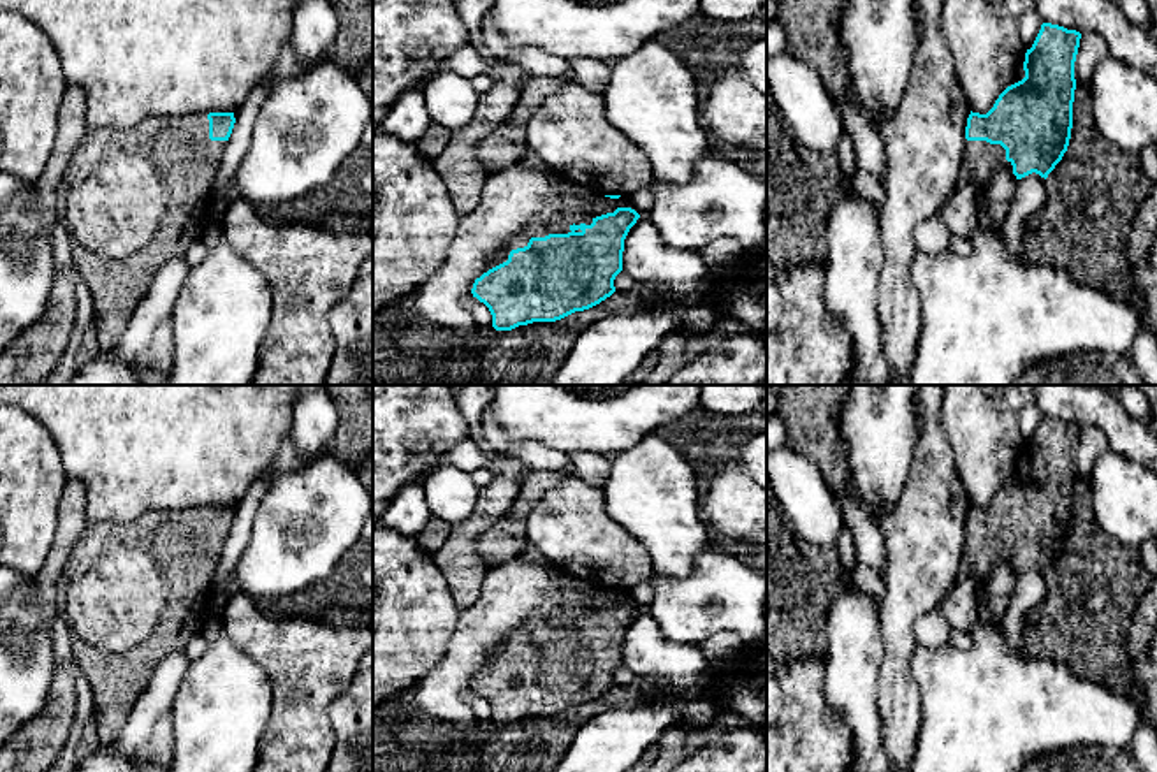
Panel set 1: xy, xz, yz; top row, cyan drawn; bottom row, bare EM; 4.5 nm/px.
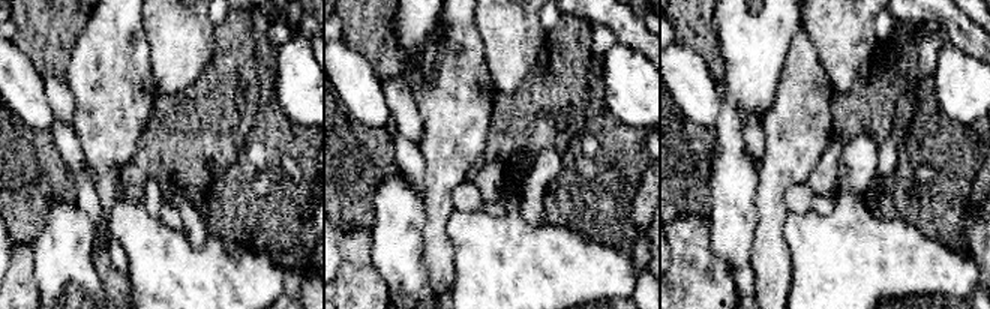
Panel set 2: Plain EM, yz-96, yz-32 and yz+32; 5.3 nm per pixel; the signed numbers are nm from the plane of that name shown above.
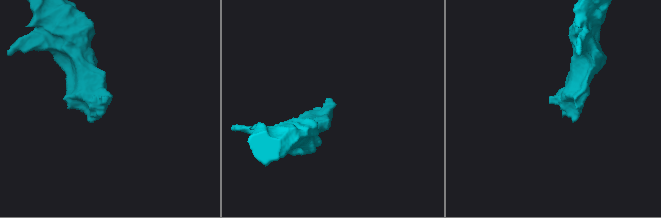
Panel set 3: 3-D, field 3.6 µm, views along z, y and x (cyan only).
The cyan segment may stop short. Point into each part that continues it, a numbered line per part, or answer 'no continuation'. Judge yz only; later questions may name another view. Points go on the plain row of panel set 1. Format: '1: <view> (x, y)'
1: yz (982, 553)

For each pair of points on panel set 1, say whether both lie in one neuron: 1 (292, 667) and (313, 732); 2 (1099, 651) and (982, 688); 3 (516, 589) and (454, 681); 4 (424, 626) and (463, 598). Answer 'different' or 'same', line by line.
1: same
2: different
3: same
4: different

